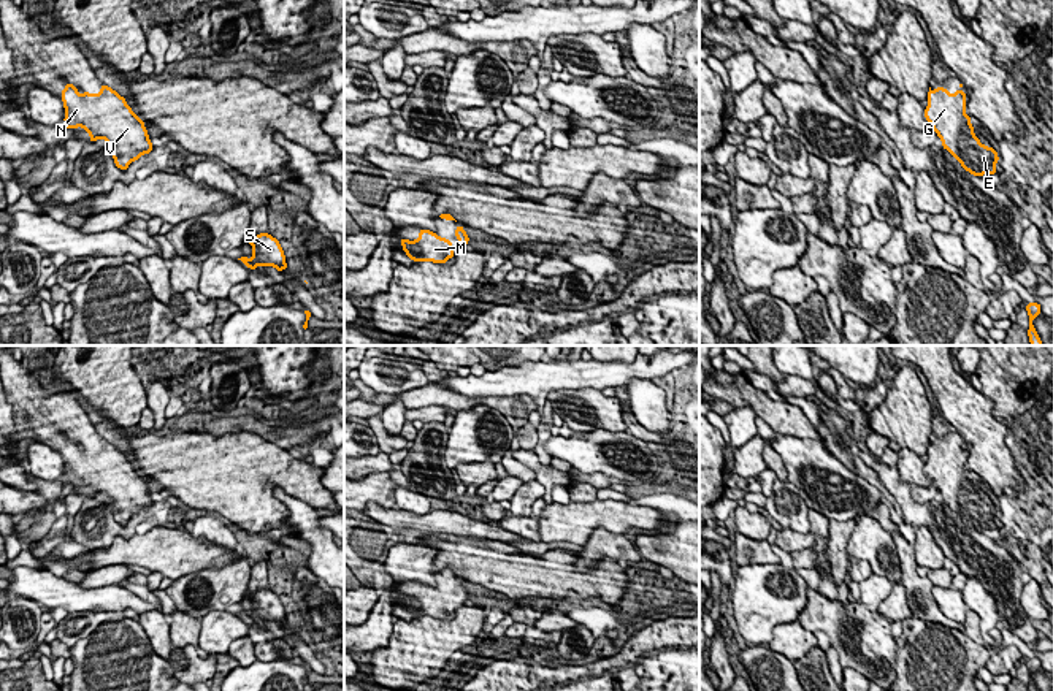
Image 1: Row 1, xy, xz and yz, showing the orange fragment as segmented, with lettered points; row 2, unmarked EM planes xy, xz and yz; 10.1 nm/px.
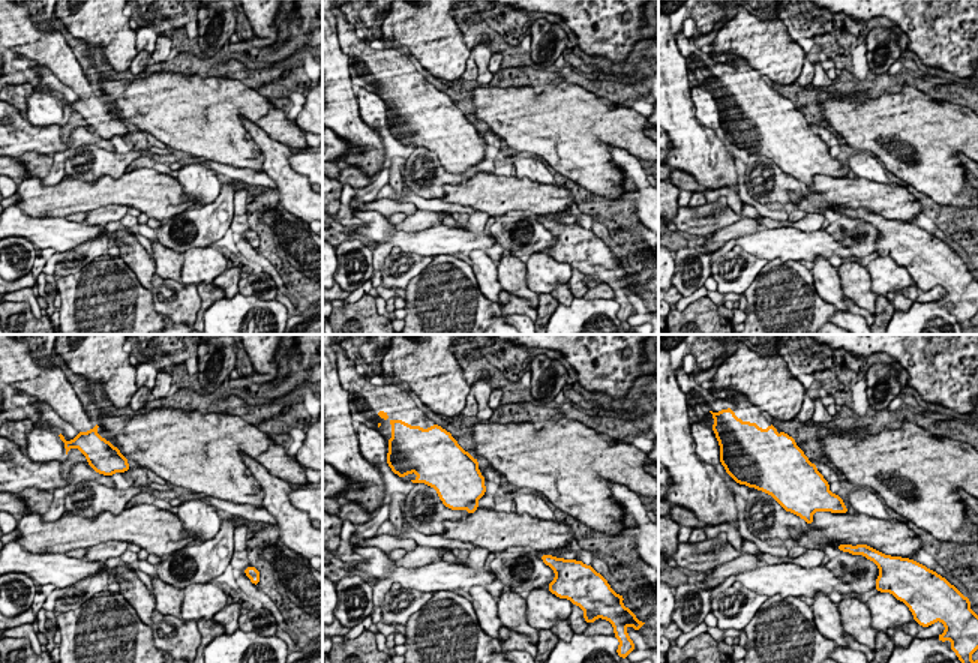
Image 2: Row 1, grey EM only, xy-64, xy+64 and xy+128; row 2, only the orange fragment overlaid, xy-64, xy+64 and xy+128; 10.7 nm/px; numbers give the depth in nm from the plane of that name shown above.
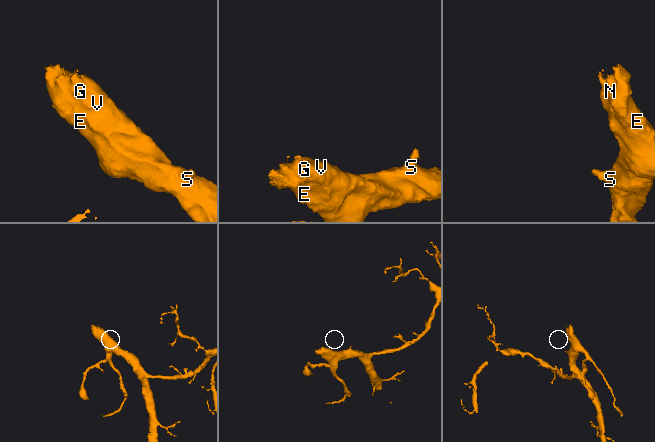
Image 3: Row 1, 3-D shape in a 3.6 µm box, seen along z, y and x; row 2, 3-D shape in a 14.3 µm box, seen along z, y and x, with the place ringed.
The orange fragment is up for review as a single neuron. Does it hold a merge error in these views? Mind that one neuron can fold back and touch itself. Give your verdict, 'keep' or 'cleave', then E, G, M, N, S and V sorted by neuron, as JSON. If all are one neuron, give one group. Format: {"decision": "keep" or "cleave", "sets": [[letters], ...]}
{"decision": "keep", "sets": [["E", "G", "M", "N", "S", "V"]]}

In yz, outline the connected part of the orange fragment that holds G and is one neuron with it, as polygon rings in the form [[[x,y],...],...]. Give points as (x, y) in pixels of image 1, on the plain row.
[[[937,441],[928,445],[928,461],[925,474],[942,494],[947,504],[961,521],[971,529],[996,529],[994,520],[999,517],[993,502],[983,501],[974,488],[971,472],[964,468],[967,450],[959,444],[953,450],[945,442]]]

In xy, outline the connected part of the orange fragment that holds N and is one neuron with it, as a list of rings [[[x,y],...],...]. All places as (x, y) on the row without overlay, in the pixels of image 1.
[[[65,439],[60,452],[65,463],[63,485],[82,482],[90,490],[89,496],[106,494],[109,499],[105,504],[113,507],[114,520],[125,526],[154,501],[144,477],[125,453],[106,439],[100,445],[94,450],[82,445],[84,449],[79,450],[75,439]]]

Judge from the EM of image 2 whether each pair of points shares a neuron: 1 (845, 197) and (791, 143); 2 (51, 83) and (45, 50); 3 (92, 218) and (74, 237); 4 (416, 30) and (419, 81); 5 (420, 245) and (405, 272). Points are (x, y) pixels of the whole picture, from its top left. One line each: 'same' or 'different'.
1: different
2: different
3: different
4: different
5: different

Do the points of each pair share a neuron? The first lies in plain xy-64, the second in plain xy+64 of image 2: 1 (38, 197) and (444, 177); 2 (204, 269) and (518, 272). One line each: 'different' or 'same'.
1: different
2: different

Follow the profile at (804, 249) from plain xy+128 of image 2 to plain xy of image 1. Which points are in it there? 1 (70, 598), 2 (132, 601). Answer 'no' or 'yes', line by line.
1: yes
2: yes

